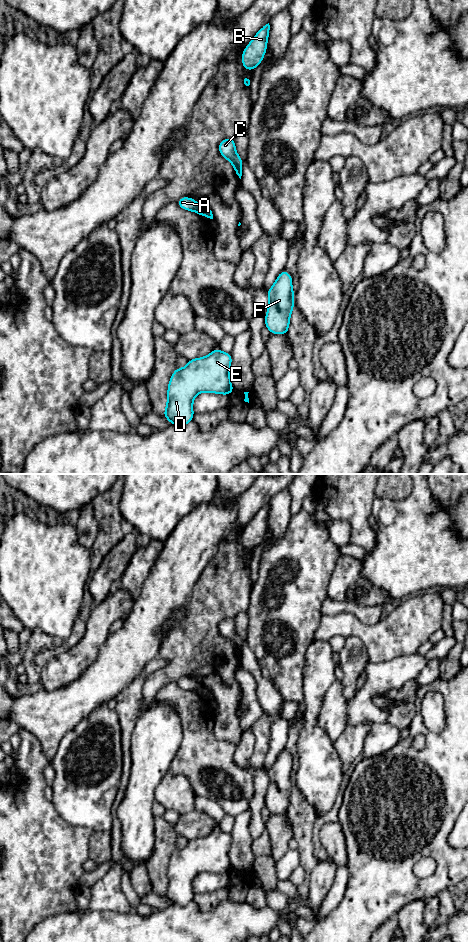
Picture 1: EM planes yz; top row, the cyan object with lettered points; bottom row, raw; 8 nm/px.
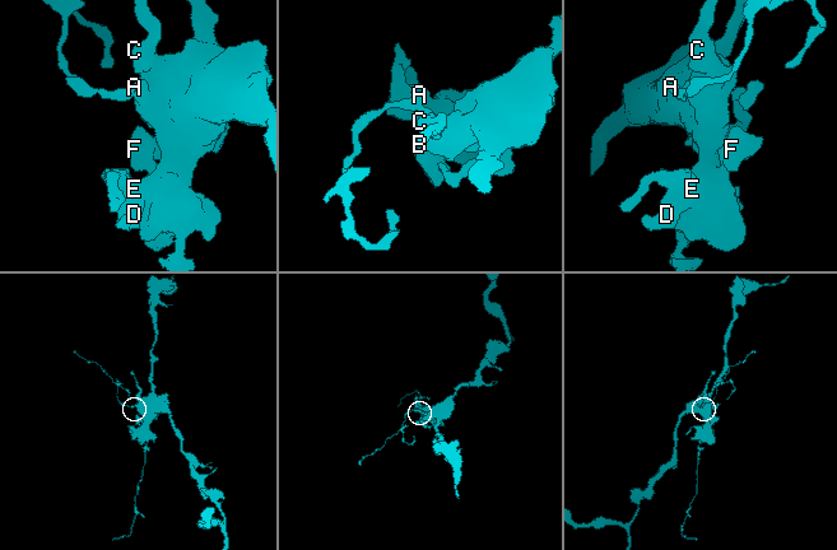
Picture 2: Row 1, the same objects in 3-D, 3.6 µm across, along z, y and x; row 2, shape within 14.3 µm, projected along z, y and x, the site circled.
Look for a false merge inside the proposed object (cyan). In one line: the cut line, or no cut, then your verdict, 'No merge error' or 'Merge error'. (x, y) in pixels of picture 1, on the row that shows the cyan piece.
Split along yz (203, 208), (204, 215). Merge error

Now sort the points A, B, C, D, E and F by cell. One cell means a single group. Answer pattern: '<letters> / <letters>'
A / B C D E F

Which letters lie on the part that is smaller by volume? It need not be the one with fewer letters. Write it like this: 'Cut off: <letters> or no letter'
Cut off: A

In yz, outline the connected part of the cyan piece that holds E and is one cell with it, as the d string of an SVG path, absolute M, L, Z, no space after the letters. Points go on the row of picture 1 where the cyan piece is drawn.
M214 349L205 357L189 360L184 368L175 369L168 384L167 405L163 413L163 416L171 422L171 425L186 426L193 420L193 400L197 394L210 392L230 395L235 390L230 381L231 363L231 353Z

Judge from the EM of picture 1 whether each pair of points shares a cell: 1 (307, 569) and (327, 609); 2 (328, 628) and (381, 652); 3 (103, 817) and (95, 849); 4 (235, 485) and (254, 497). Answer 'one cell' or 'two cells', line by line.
1: two cells
2: one cell
3: two cells
4: two cells

